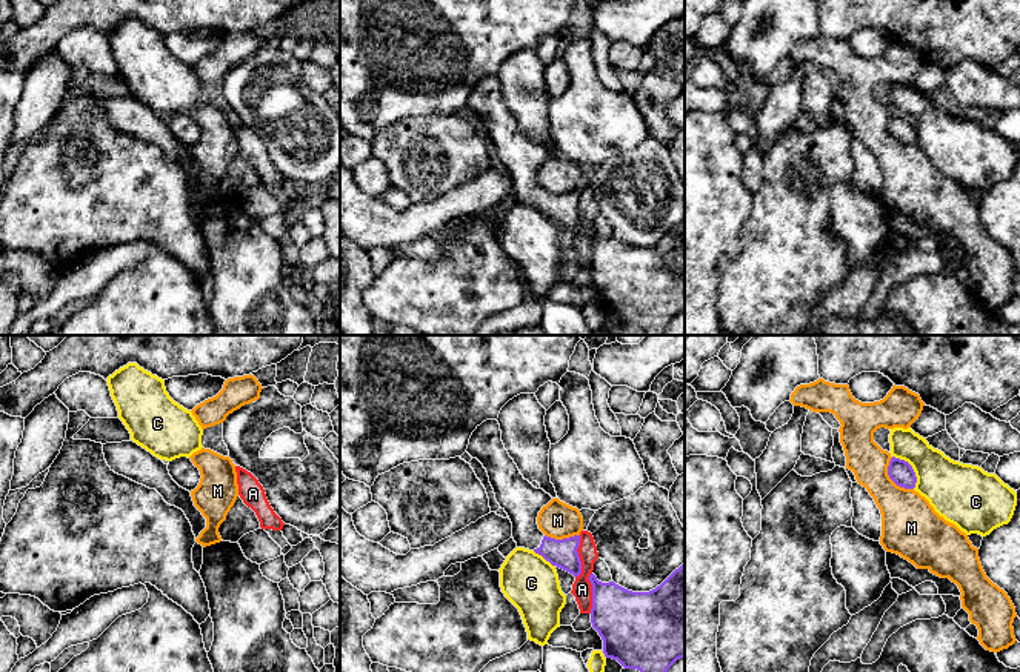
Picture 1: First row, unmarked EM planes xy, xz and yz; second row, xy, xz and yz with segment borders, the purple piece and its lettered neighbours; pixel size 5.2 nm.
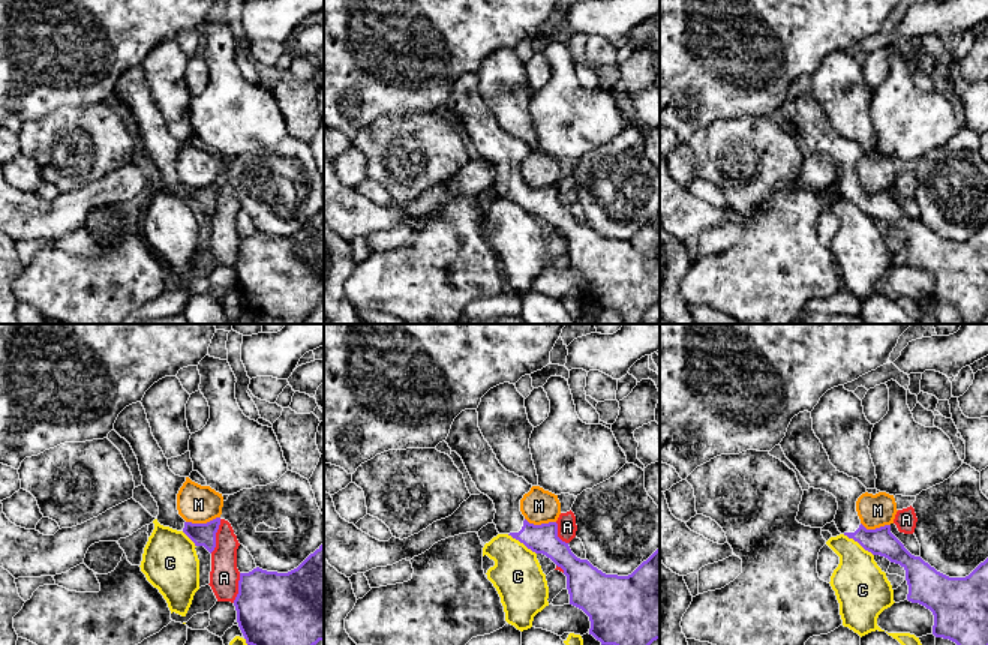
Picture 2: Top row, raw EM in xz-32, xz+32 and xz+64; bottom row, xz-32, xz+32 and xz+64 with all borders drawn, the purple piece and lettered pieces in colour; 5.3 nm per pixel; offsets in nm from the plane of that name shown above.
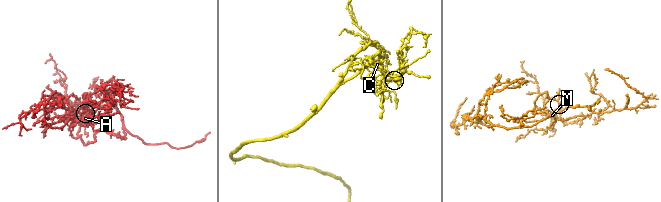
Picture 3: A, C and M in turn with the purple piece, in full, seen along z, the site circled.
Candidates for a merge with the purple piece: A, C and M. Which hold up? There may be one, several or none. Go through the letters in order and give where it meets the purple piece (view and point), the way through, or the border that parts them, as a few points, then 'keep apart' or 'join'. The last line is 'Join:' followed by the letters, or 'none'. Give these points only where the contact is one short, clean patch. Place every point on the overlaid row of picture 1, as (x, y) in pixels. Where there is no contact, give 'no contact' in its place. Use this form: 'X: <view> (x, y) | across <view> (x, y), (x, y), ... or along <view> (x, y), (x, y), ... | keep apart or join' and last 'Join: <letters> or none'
A: xz (579, 557) | keep apart
C: yz (911, 468) | keep apart
M: yz (891, 479) | along yz (891, 457), (888, 475), (897, 485), (913, 489) | keep apart
Join: none

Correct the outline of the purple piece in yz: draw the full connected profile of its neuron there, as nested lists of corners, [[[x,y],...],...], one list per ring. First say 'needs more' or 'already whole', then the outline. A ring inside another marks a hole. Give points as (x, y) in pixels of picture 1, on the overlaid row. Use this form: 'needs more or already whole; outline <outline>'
already whole; outline [[[892,457],[888,466],[889,478],[900,487],[914,489],[917,483],[912,466],[900,458]]]

